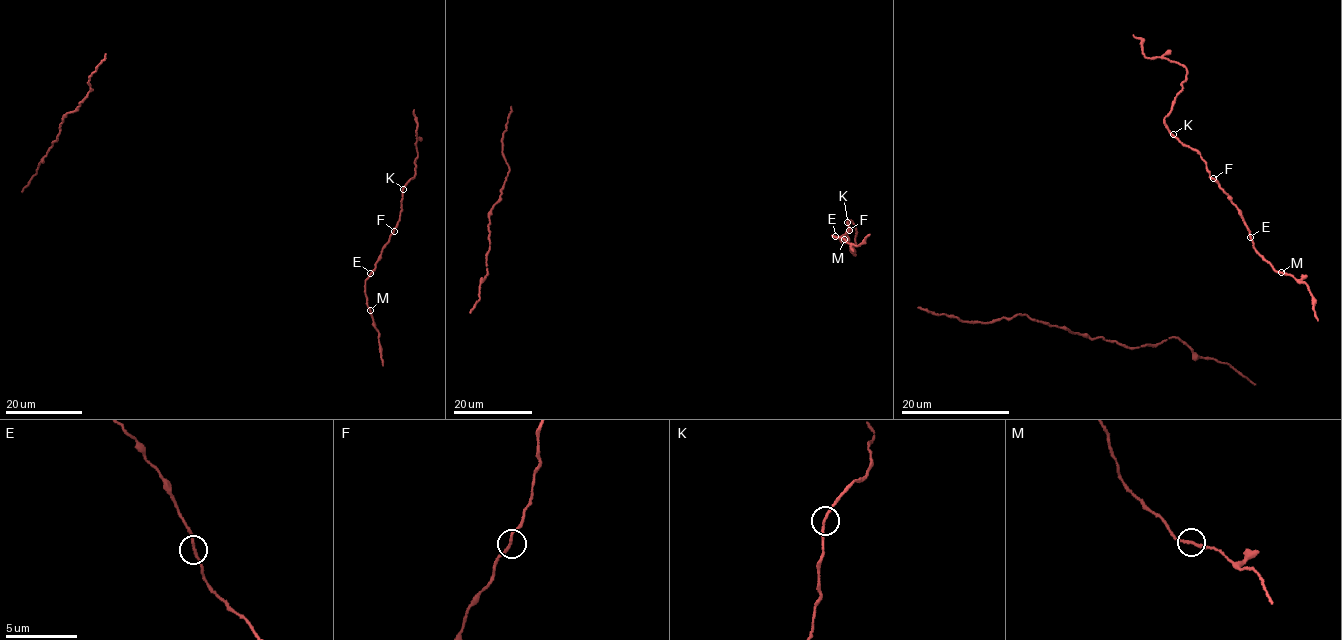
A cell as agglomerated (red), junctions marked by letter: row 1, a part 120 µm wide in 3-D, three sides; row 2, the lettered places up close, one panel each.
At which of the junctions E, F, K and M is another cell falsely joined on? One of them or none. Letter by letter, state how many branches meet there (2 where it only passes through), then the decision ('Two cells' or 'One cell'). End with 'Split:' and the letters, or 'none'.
E: Branches: 2. One cell
F: Branches: 2. One cell
K: Branches: 2. One cell
M: Branches: 2. One cell
Split: none

